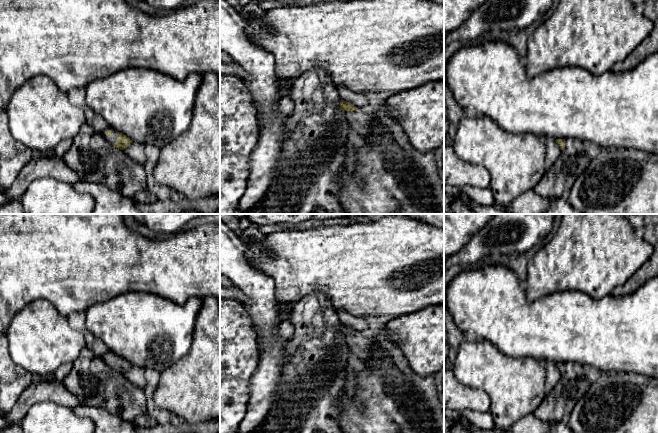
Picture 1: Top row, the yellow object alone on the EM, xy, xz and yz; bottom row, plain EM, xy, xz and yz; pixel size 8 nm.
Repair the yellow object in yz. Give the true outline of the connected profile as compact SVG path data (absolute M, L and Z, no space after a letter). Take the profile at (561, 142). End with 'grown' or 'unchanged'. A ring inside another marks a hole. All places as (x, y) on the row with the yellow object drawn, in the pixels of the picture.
M576 138L556 139L561 151L568 155L581 154L585 152L583 142Z; grown

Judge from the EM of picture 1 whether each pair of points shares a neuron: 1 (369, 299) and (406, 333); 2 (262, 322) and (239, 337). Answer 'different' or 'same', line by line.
1: different
2: different

